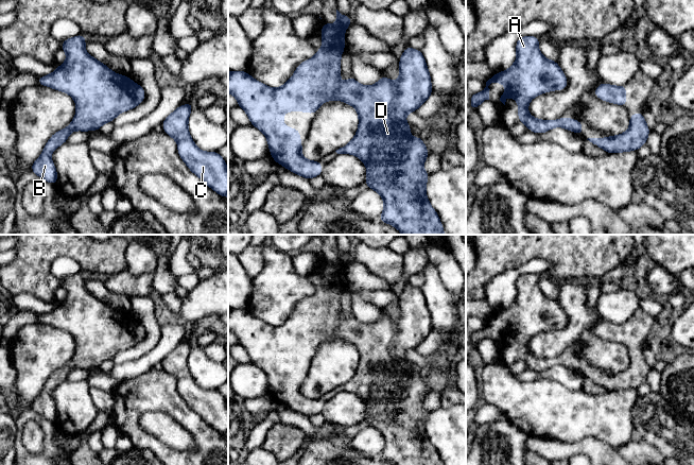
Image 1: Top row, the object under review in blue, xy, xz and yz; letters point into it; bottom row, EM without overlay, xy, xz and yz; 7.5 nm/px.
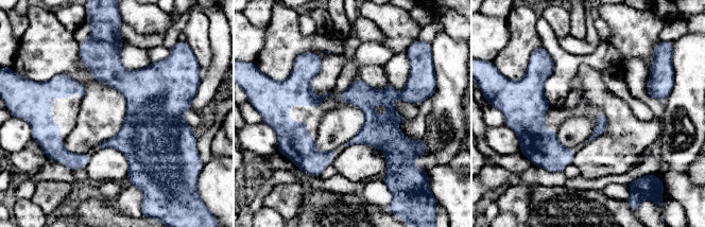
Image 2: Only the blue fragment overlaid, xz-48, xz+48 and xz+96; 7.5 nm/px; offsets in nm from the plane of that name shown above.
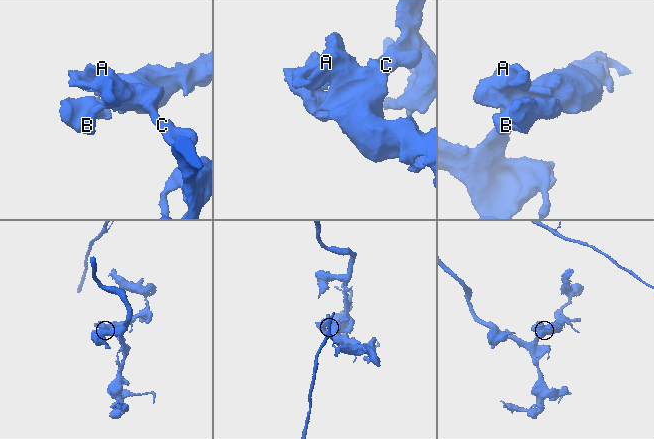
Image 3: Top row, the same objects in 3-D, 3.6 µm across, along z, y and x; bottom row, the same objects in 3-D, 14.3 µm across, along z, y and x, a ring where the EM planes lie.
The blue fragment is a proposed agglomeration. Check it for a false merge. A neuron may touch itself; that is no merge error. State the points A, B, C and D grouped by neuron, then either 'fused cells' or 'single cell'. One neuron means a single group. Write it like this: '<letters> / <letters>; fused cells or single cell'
A B C D; single cell

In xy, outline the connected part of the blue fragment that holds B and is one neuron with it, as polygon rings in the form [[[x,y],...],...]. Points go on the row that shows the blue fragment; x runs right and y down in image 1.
[[[83,34],[64,40],[60,49],[67,53],[66,62],[51,74],[37,76],[39,85],[70,94],[76,104],[76,114],[72,122],[51,136],[41,155],[30,168],[45,182],[55,186],[57,184],[57,171],[49,157],[56,148],[67,142],[71,132],[99,131],[104,123],[112,122],[119,114],[137,107],[145,99],[145,91],[141,85],[134,83],[129,76],[112,72],[105,64],[89,55],[85,50],[85,42],[86,36]]]

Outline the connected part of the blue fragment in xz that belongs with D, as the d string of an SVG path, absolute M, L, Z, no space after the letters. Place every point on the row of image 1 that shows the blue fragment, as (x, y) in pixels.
M336 10L336 24L335 25L332 25L332 24L329 24L329 23L323 21L323 28L322 28L322 32L320 32L322 39L323 39L322 48L317 50L317 53L312 58L307 59L307 61L302 62L301 64L299 64L297 66L297 68L295 69L293 76L289 81L287 81L283 86L281 86L279 88L271 88L271 87L266 86L265 84L260 83L259 81L253 79L247 73L247 71L229 71L228 72L228 92L236 97L236 99L238 100L238 106L240 106L247 114L251 125L259 128L265 135L265 137L267 139L267 143L268 143L268 148L270 148L270 154L273 156L276 163L279 163L279 165L285 167L287 170L290 170L293 173L298 174L307 179L311 179L311 178L314 178L318 175L322 175L322 172L323 172L322 161L320 160L318 160L318 161L308 160L301 155L302 144L300 141L300 134L298 132L299 130L298 128L290 128L290 127L283 125L283 113L284 111L306 111L308 114L316 114L319 105L322 105L325 102L331 101L331 100L340 100L340 101L343 101L343 102L353 106L357 109L357 113L359 115L358 131L357 131L353 139L347 145L340 148L335 152L337 154L352 154L354 156L358 156L363 161L363 163L366 166L367 177L366 177L365 184L367 185L367 188L370 188L370 189L377 191L382 196L382 199L384 201L384 209L378 220L380 222L393 225L402 235L445 235L444 227L443 227L443 224L439 220L439 217L438 217L437 212L434 210L434 208L430 205L430 202L429 202L429 200L427 197L427 193L426 193L426 185L427 185L428 178L430 176L430 173L427 173L422 167L423 167L423 163L429 155L428 149L422 141L422 136L419 138L413 138L411 136L411 134L410 134L411 125L407 124L404 120L405 116L409 113L416 111L428 100L428 98L433 92L433 88L431 86L431 75L430 75L430 72L427 68L427 63L426 63L426 59L422 55L422 52L421 52L421 50L415 50L415 49L411 48L410 46L407 46L405 48L405 50L402 53L400 61L399 61L400 76L397 82L393 82L392 80L389 80L386 76L381 76L381 79L375 85L364 86L364 85L359 84L354 80L353 75L351 74L350 78L346 82L344 82L342 84L342 86L339 88L337 85L341 80L341 55L344 52L344 49L346 47L345 41L344 41L344 33L345 33L346 29L351 23L352 23L351 18L349 16L342 15L337 10Z

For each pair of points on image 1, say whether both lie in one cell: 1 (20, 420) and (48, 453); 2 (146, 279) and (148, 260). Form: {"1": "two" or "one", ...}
{"1": "one", "2": "two"}

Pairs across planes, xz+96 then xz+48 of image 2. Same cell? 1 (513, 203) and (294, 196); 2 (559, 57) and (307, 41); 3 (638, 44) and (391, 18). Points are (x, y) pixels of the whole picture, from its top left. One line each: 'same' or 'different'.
1: same
2: different
3: same

